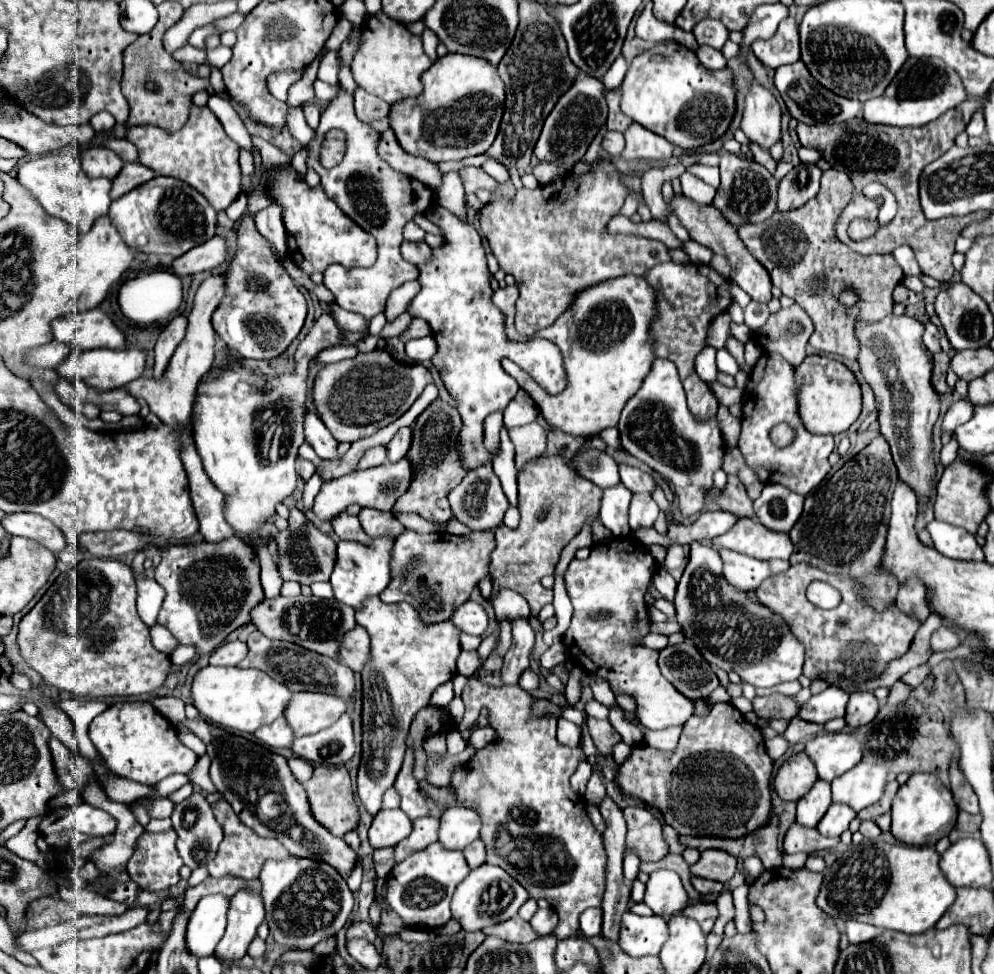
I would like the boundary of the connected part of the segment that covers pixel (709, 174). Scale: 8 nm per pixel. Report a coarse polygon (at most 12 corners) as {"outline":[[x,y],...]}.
{"outline":[[689,166],[697,178],[703,178],[713,188],[720,184],[718,167]]}

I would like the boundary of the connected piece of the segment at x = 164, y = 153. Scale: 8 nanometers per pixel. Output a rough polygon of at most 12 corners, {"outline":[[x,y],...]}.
{"outline":[[207,106],[175,134],[125,128],[139,162],[224,211],[241,192],[239,146]]}

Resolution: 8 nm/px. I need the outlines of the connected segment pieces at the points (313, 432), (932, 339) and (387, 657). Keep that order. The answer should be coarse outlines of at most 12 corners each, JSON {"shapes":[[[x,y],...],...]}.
{"shapes":[[[307,412],[305,440],[323,460],[341,460],[339,442]],[[925,322],[923,344],[939,352],[939,336],[933,322]],[[365,600],[363,758],[357,794],[375,816],[415,714],[451,680],[451,622]]]}

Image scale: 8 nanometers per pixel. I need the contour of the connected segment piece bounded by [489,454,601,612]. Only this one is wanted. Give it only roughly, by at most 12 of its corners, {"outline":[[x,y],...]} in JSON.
{"outline":[[563,456],[519,472],[521,524],[495,530],[493,590],[531,612],[601,488]]}

